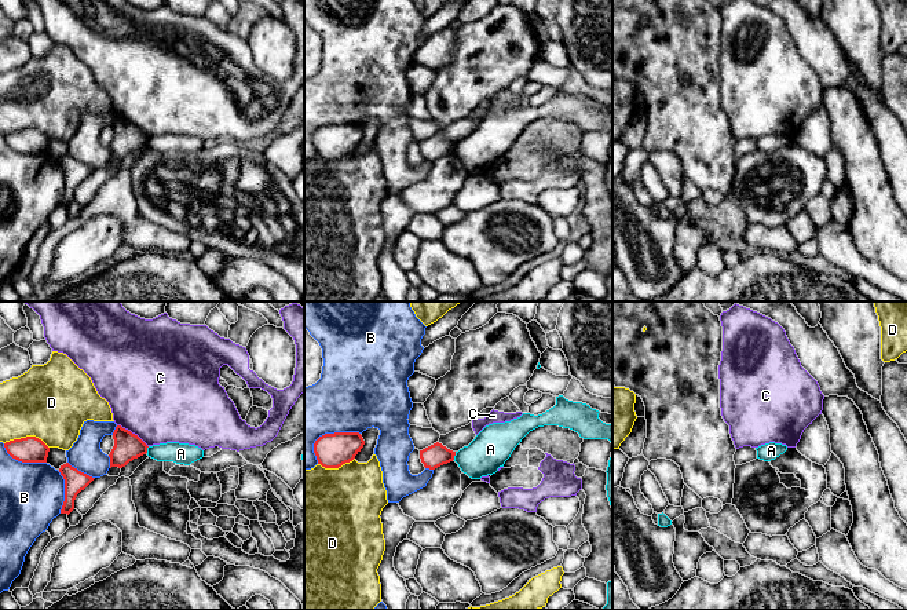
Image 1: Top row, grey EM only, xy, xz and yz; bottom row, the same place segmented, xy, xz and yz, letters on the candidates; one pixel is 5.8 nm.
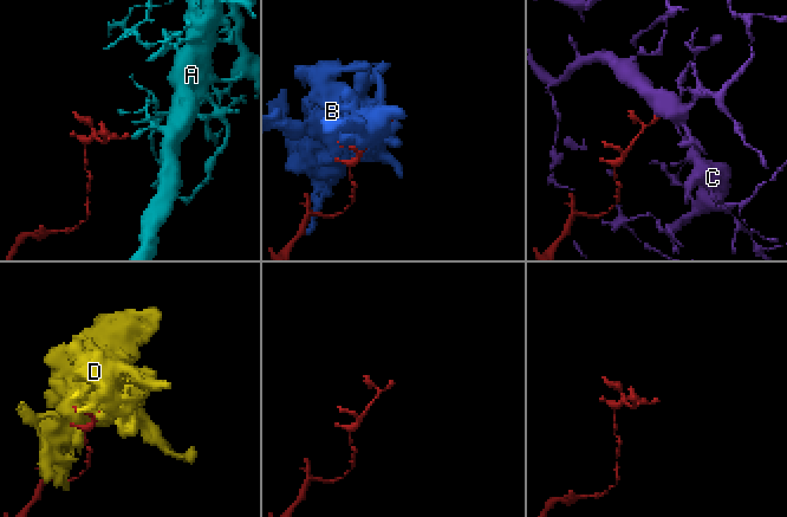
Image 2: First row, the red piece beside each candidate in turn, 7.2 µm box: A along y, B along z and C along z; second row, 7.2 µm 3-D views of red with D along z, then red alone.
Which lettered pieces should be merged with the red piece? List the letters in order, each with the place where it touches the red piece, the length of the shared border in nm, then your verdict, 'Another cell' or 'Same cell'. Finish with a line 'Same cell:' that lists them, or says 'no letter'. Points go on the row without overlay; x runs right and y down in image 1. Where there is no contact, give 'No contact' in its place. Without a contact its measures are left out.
A: Touches red at xz (454, 146). Shared border 50 nm. Another cell
B: Touches red at xz (326, 125). Shared border 320 nm. Another cell
C: Touches red at xy (131, 124). Shared border 220 nm. Another cell
D: Touches red at xy (26, 128). Shared border 260 nm. Another cell
Same cell: no letter

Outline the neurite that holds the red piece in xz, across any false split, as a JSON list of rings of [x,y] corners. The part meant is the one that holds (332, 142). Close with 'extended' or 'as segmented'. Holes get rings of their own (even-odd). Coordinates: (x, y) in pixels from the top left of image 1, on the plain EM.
[[[334,124],[319,128],[314,135],[318,156],[325,160],[339,160],[350,154],[363,139],[359,124]]]; as segmented

